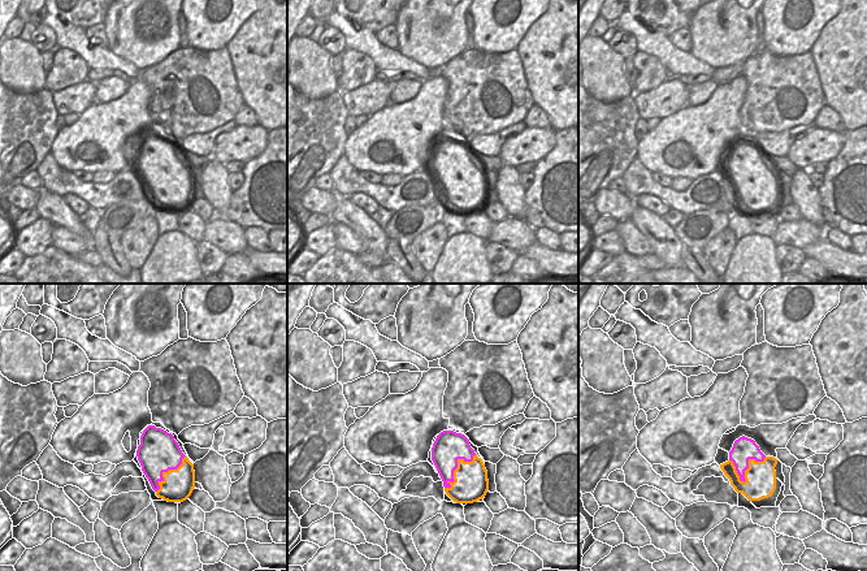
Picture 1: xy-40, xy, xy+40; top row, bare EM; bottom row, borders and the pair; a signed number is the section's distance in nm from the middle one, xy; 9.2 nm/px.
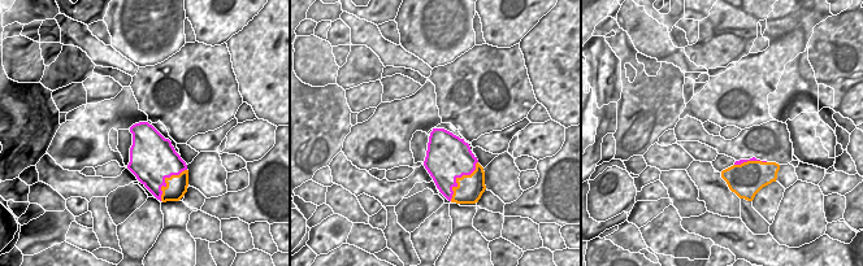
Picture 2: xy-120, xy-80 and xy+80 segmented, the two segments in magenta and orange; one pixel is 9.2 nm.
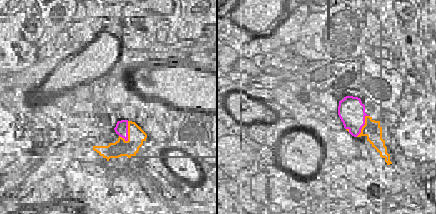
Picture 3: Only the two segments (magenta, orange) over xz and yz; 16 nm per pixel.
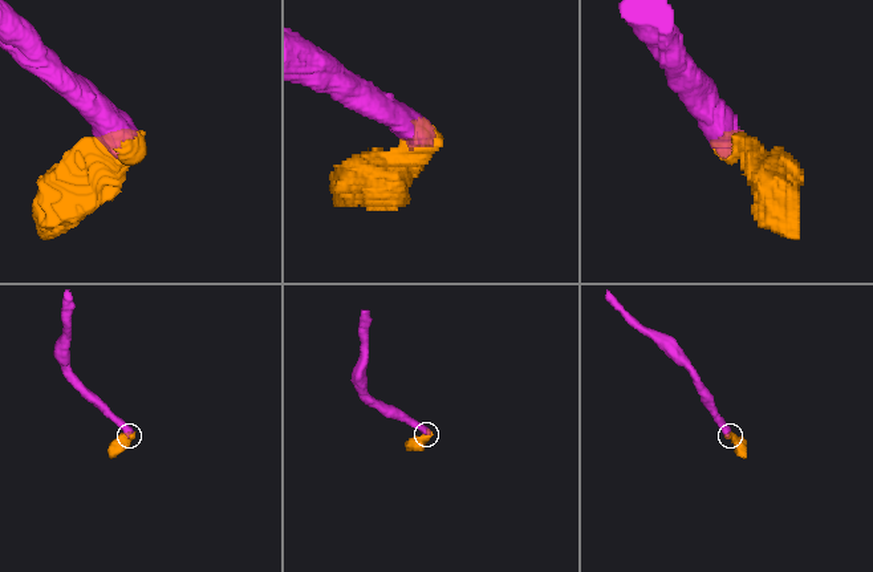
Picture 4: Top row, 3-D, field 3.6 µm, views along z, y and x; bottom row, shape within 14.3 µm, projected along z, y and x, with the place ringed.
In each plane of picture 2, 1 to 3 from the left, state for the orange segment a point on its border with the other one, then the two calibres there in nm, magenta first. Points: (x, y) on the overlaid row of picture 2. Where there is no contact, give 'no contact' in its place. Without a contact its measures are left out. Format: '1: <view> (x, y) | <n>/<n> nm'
1: xy-120 (164, 181) | 440/190 nm
2: xy-80 (459, 177) | 420/240 nm
3: xy+80 (750, 160) | 50/320 nm

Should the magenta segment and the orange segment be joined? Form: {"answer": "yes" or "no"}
{"answer": "no"}

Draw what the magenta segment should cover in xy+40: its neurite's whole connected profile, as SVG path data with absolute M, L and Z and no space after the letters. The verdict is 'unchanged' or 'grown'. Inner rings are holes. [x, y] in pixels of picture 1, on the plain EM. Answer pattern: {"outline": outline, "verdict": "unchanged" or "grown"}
{"outline": "M745 144L734 150L729 160L729 169L733 170L741 190L745 189L745 179L749 177L749 169L763 170L766 164L760 160L754 148Z", "verdict": "unchanged"}

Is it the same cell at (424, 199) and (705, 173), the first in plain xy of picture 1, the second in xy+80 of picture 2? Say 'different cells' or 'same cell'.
same cell

